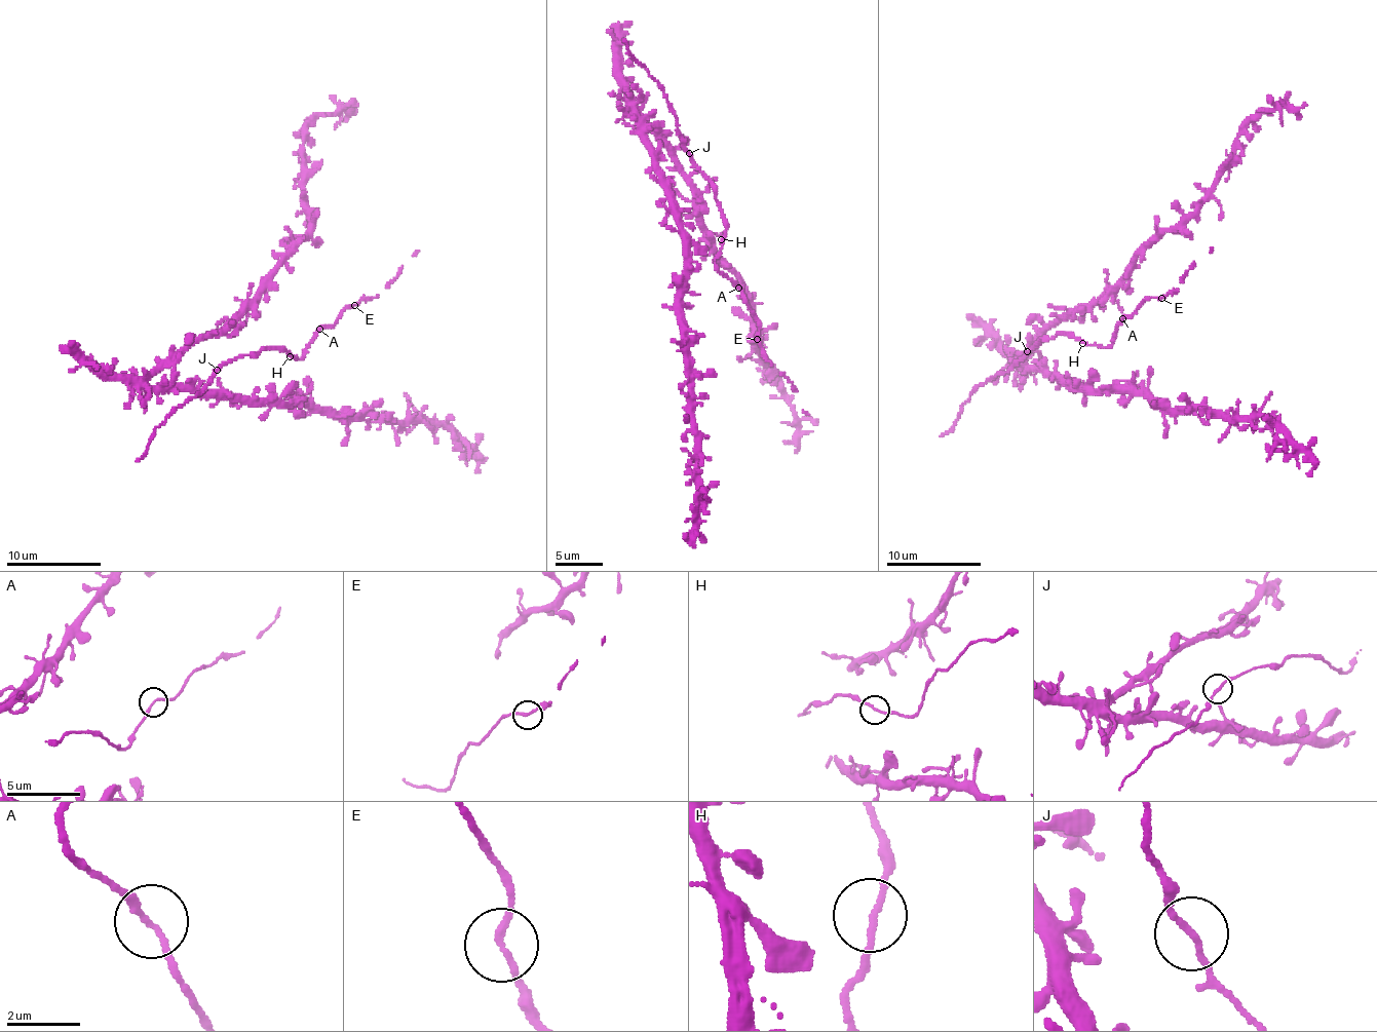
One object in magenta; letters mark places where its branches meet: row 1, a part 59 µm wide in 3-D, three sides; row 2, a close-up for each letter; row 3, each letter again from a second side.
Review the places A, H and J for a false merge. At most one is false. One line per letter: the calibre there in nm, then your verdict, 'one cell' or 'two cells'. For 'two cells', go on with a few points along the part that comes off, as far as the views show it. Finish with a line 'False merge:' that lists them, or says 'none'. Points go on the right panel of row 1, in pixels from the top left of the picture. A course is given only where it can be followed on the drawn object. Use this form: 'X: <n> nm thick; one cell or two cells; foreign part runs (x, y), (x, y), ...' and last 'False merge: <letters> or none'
A: 150 nm thick; one cell
H: 140 nm thick; one cell
J: 160 nm thick; one cell
False merge: none

